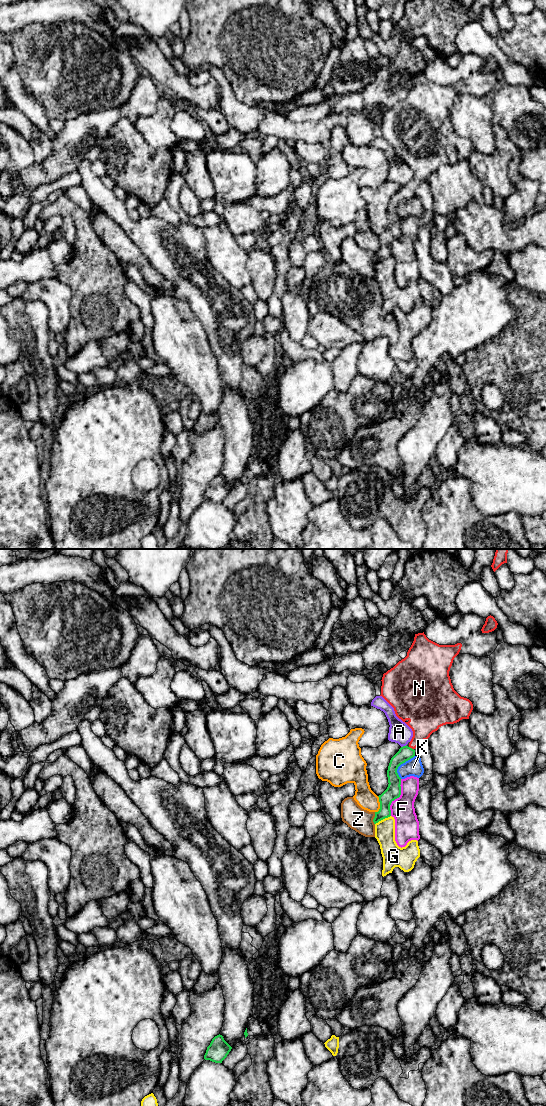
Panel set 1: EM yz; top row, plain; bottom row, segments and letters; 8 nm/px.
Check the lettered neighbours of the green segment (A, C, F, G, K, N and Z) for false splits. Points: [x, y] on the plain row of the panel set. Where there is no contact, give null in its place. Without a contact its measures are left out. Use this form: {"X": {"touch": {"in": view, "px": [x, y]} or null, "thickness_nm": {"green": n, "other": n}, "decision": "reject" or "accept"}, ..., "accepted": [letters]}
{"A": {"touch": {"in": "yz", "px": [403, 186]}, "thickness_nm": {"green": 120, "other": 180}, "decision": "reject"}, "C": {"touch": {"in": "yz", "px": [380, 245]}, "thickness_nm": {"green": 120, "other": 160}, "decision": "reject"}, "F": {"touch": {"in": "yz", "px": [397, 237]}, "thickness_nm": {"green": 120, "other": 190}, "decision": "reject"}, "G": {"touch": {"in": "yz", "px": [382, 259]}, "thickness_nm": {"green": 120, "other": 160}, "decision": "reject"}, "K": {"touch": {"in": "yz", "px": [400, 204]}, "thickness_nm": {"green": 120, "other": 140}, "decision": "reject"}, "N": {"touch": {"in": "yz", "px": [411, 188]}, "thickness_nm": {"green": 120, "other": 240}, "decision": "accept"}, "Z": {"touch": {"in": "yz", "px": [374, 258]}, "thickness_nm": {"green": 110, "other": 190}, "decision": "reject"}, "accepted": ["N"]}

